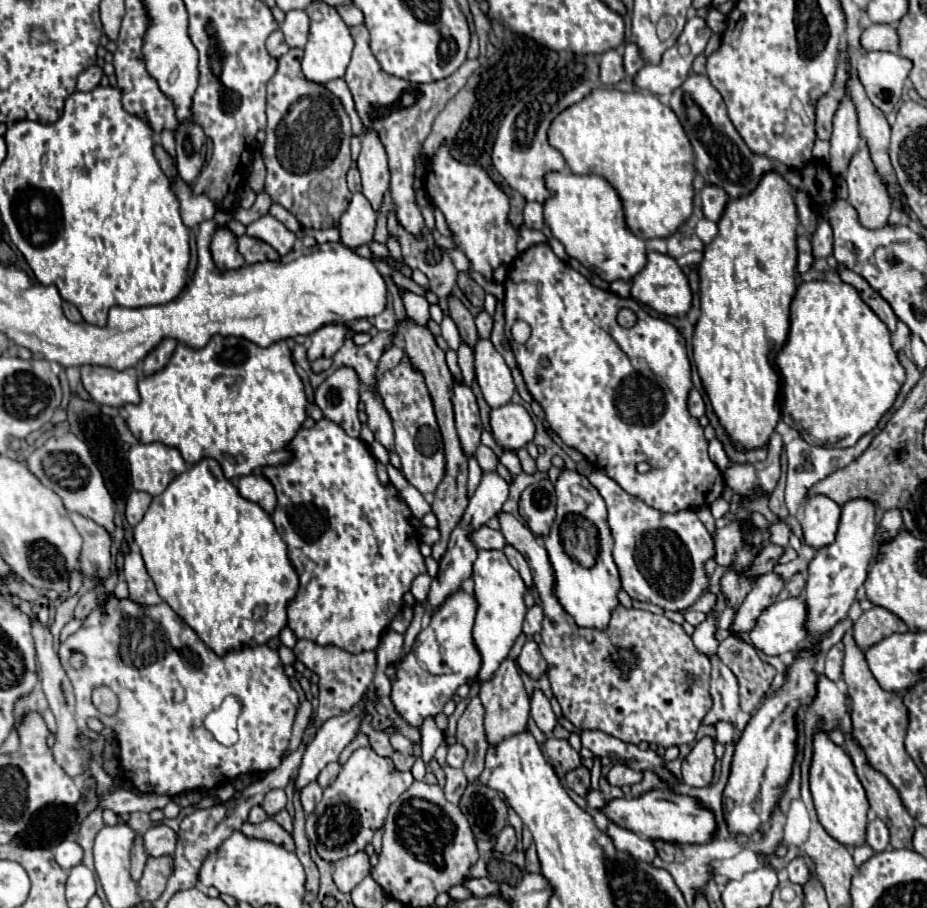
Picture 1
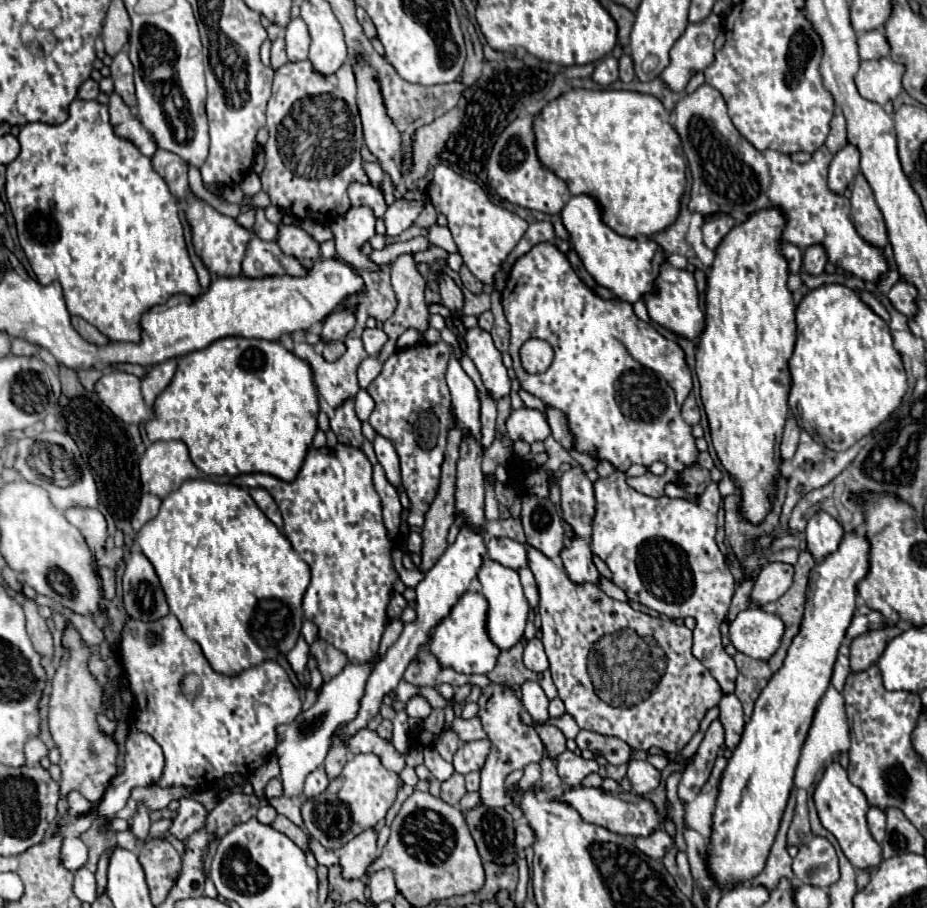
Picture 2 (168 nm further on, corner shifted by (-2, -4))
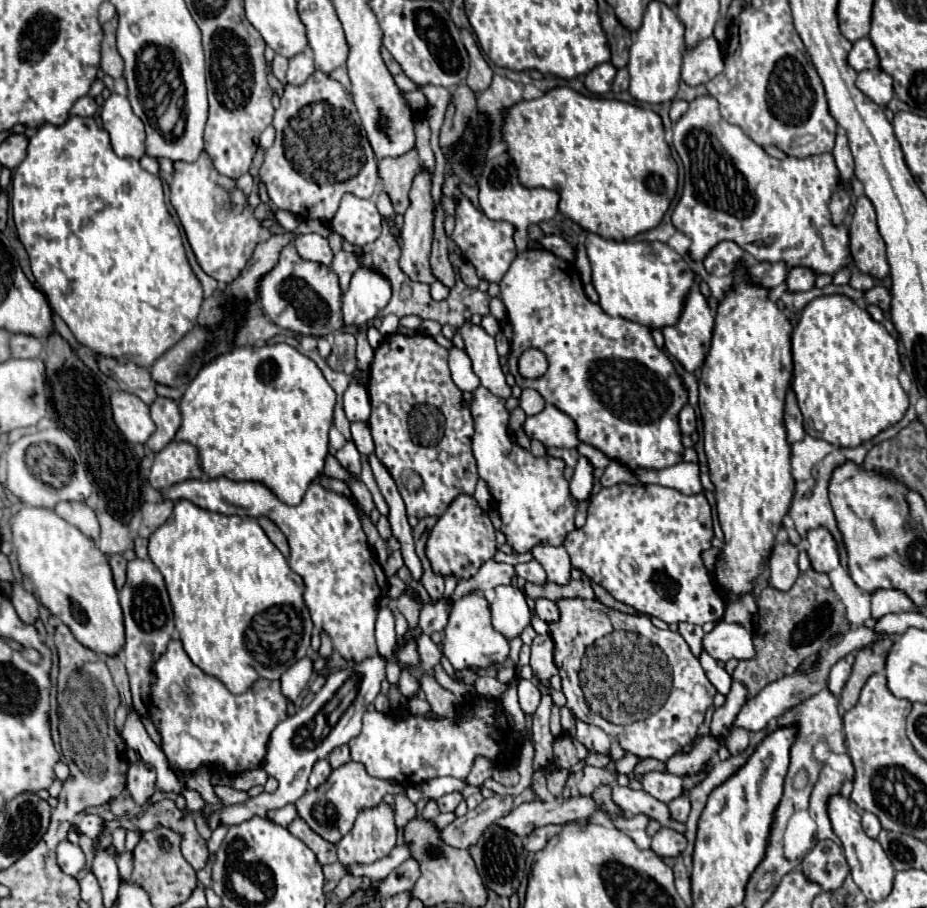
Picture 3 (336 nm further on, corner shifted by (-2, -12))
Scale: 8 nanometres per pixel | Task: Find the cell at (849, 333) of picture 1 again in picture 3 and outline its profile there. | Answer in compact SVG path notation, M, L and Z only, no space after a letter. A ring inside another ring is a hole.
M817 297L801 311L801 319L793 331L793 363L795 369L791 387L809 429L805 433L835 447L859 447L861 443L871 441L877 433L895 425L909 407L909 397L899 383L901 359L897 339L849 297Z

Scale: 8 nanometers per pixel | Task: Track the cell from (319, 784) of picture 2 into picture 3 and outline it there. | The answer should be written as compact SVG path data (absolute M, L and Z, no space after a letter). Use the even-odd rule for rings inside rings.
M327 759L317 761L313 767L313 773L309 777L309 789L317 789L319 785L323 785L323 781L327 781L329 775L331 775L331 767L329 767Z

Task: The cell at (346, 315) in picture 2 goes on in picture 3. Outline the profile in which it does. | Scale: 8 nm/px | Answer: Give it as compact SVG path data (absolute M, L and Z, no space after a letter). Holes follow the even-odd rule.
M365 267L353 275L347 293L343 293L343 325L363 325L387 305L391 297L389 281Z

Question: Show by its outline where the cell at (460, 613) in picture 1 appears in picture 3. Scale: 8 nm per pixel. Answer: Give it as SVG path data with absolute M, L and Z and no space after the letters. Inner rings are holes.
M471 593L453 605L451 615L449 615L449 623L445 627L443 655L451 661L451 665L457 671L463 671L463 669L479 671L479 669L489 669L495 665L499 667L509 657L509 643L501 633L497 633L493 629L489 605L483 595Z

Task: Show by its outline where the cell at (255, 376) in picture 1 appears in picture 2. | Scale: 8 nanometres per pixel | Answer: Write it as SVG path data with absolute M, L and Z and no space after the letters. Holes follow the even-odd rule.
M223 337L215 343L211 343L209 347L201 349L201 351L193 351L185 357L181 357L181 363L177 367L177 373L171 381L171 385L159 395L159 399L155 401L155 415L149 423L145 423L147 435L151 441L171 441L171 439L179 439L185 441L189 447L189 455L193 459L193 463L207 475L243 475L243 473L267 473L273 475L281 481L293 481L305 461L305 455L309 453L311 445L313 445L313 435L317 433L317 415L319 415L319 399L317 399L317 391L315 391L315 381L313 381L313 367L307 359L297 357L295 353L287 351L283 345L275 343L275 341L255 341L255 339L245 339L245 337Z

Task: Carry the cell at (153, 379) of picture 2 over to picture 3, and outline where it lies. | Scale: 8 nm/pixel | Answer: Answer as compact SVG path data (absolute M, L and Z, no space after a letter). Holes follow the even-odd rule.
M157 397L157 399L151 403L149 409L151 409L151 419L153 419L153 423L157 425L157 429L155 429L155 433L149 437L147 447L157 453L157 451L161 451L167 443L173 441L175 431L177 431L179 425L181 425L181 415L179 415L177 401L167 399L167 397Z

